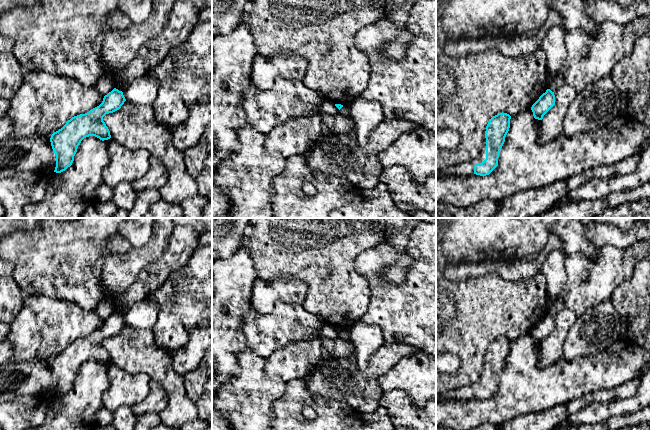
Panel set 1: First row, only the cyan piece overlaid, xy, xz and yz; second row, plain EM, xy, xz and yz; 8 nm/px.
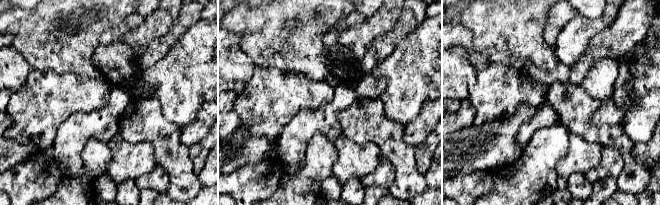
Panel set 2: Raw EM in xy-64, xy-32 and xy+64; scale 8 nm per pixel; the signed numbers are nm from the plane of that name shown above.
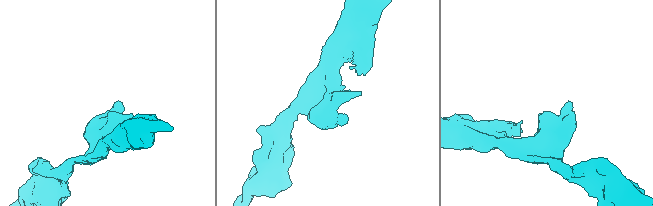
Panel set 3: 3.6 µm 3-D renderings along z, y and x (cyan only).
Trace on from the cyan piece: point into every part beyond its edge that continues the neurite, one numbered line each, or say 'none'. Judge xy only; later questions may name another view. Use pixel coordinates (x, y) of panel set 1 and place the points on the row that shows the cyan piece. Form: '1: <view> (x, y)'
none

